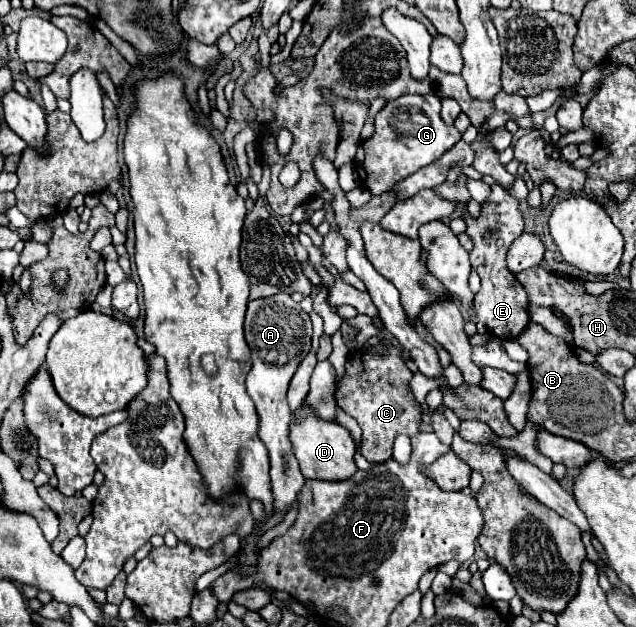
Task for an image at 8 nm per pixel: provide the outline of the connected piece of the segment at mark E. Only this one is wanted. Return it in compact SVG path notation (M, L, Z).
M491 184L491 196L481 204L481 214L473 218L465 210L461 218L467 224L465 232L475 244L471 252L471 266L481 278L481 290L475 294L471 320L475 324L483 324L493 336L501 340L515 340L529 322L527 294L507 268L507 250L511 242L523 232L523 214L519 210L519 202L505 188Z

